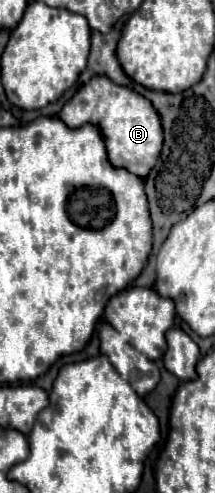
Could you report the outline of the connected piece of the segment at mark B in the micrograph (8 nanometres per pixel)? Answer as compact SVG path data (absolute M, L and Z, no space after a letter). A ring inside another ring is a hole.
M92 77L74 97L68 101L58 115L70 129L78 129L86 123L98 127L104 135L108 159L114 167L126 169L138 177L146 177L158 161L162 151L162 123L156 109L146 97L132 89L114 85L108 77Z

